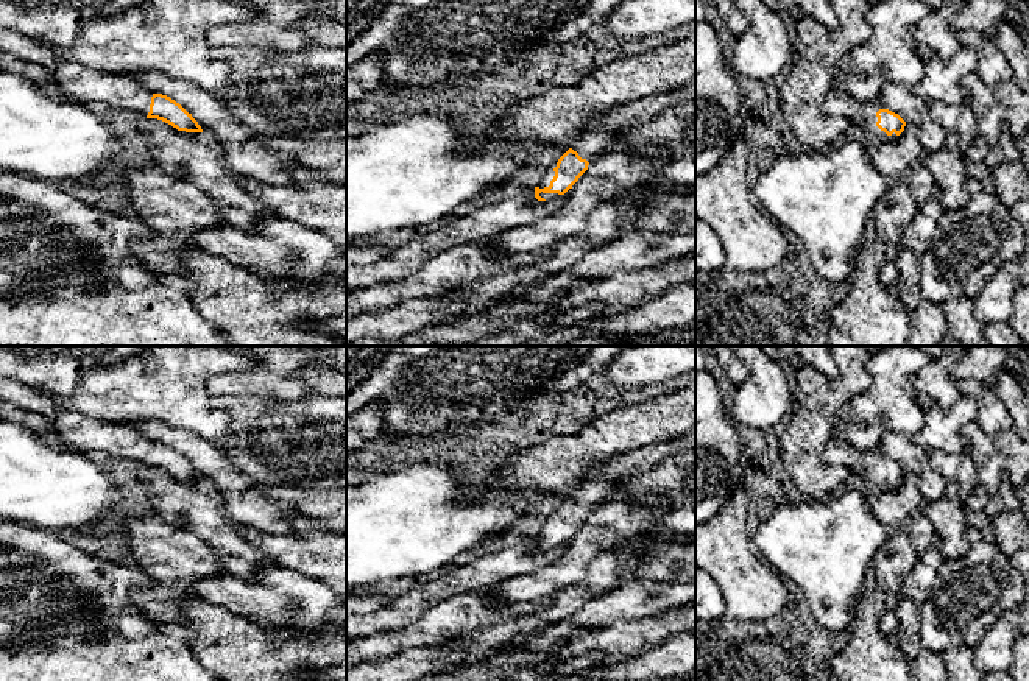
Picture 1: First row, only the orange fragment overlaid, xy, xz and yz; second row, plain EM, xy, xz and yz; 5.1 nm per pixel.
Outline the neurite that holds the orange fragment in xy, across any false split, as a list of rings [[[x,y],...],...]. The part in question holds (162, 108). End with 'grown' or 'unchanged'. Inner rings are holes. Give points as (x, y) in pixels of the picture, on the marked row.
[[[0,28],[0,51],[47,69],[53,81],[61,87],[62,95],[70,100],[83,104],[101,101],[112,109],[134,111],[145,118],[162,120],[178,131],[203,132],[192,114],[170,97],[139,87],[131,76],[108,73],[67,61],[56,55],[51,44]]]; grown

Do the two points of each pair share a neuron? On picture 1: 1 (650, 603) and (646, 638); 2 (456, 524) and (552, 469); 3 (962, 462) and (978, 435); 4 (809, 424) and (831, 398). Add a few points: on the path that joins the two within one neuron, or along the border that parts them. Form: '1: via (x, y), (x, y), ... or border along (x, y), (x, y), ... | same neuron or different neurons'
1: border along (678, 605), (657, 614), (638, 616), (613, 625) | different neurons
2: border along (480, 480), (487, 491), (521, 494) | different neurons
3: border along (965, 449), (973, 462), (979, 483) | different neurons
4: via (811, 418), (825, 404) | same neuron

